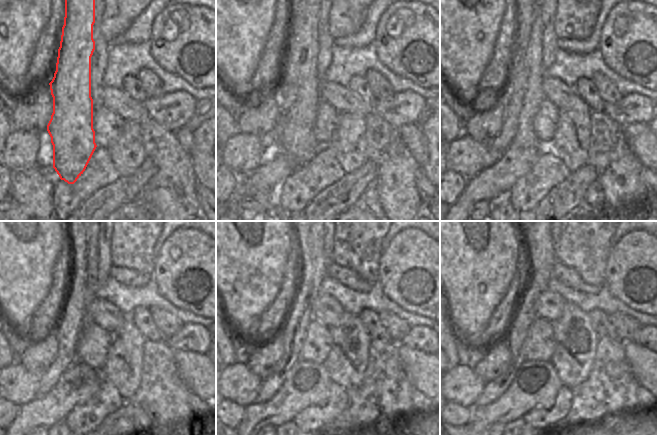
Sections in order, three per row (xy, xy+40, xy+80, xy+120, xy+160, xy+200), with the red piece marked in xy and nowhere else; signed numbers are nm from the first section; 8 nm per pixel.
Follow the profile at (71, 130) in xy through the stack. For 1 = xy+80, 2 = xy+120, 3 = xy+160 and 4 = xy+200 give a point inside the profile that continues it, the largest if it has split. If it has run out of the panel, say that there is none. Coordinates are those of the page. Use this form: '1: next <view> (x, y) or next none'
1: next xy+80 (527, 58)
2: next xy+120 (80, 257)
3: next xy+160 (307, 263)
4: next xy+200 (533, 263)

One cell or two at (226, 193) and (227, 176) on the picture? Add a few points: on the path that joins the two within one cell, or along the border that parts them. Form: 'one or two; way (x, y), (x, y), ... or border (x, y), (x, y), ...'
one; way (226, 189), (226, 180)

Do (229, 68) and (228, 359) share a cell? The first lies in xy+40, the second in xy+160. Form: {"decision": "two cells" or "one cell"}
{"decision": "two cells"}

